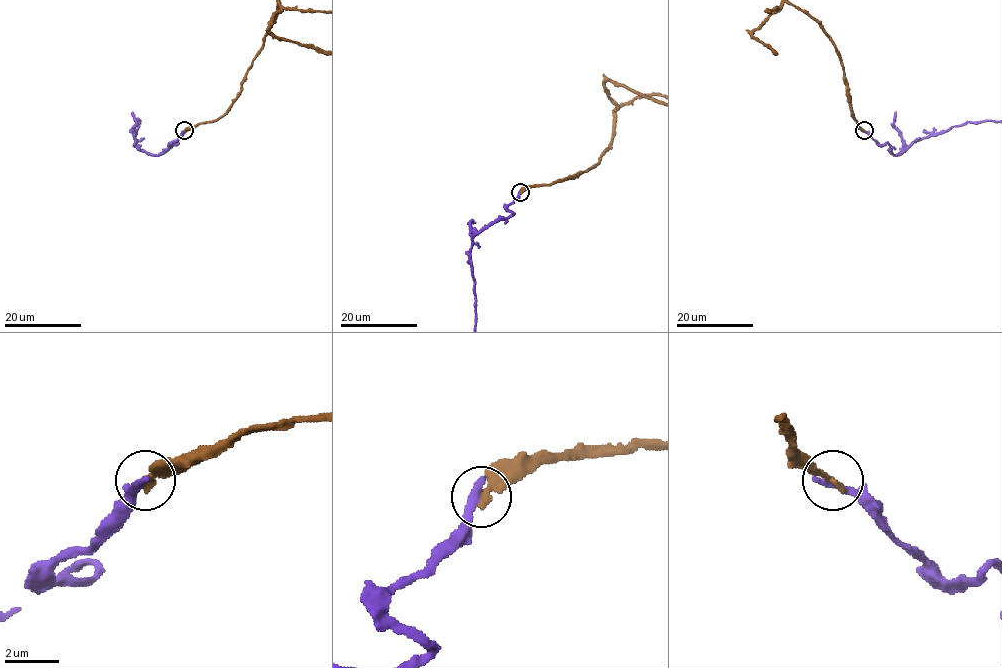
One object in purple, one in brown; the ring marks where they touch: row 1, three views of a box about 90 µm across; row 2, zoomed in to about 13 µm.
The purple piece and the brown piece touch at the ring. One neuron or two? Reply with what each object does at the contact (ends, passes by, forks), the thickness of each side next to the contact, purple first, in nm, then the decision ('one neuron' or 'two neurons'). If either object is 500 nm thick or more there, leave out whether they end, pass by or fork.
purple ends | brown ends | 340/320 nm | two neurons

